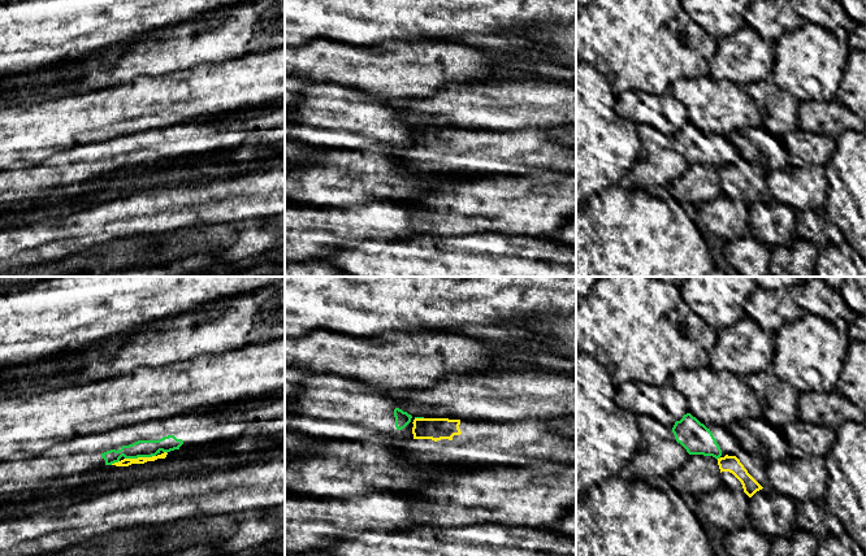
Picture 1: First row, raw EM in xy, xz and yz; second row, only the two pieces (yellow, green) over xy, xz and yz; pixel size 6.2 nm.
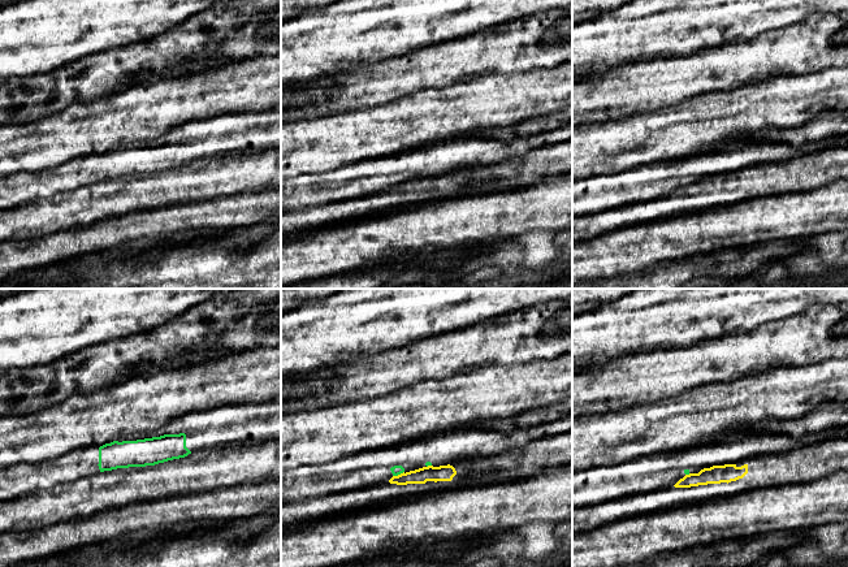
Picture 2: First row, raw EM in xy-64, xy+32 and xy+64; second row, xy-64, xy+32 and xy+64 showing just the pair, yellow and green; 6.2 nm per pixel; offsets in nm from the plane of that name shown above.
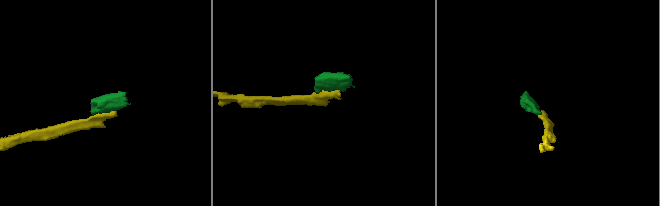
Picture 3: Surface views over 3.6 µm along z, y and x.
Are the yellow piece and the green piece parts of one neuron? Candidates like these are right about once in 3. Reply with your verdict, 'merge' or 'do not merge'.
do not merge

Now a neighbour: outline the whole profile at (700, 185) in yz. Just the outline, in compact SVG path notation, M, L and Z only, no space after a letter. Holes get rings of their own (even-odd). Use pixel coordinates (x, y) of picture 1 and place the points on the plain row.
M689 164L688 170L672 182L672 197L697 208L713 201L722 192L718 169L713 165Z

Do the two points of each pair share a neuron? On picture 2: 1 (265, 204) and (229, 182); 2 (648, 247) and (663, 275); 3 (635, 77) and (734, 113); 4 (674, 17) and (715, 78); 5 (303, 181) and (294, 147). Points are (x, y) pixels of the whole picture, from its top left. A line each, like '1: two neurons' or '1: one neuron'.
1: two neurons
2: two neurons
3: two neurons
4: two neurons
5: two neurons

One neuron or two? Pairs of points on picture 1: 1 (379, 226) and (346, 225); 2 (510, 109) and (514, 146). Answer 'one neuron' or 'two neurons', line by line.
1: one neuron
2: two neurons

